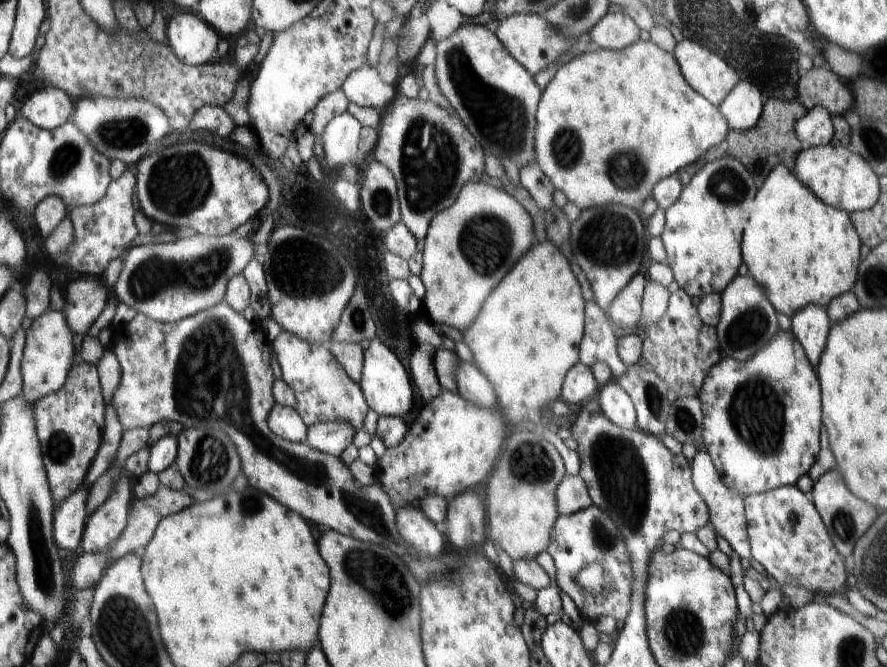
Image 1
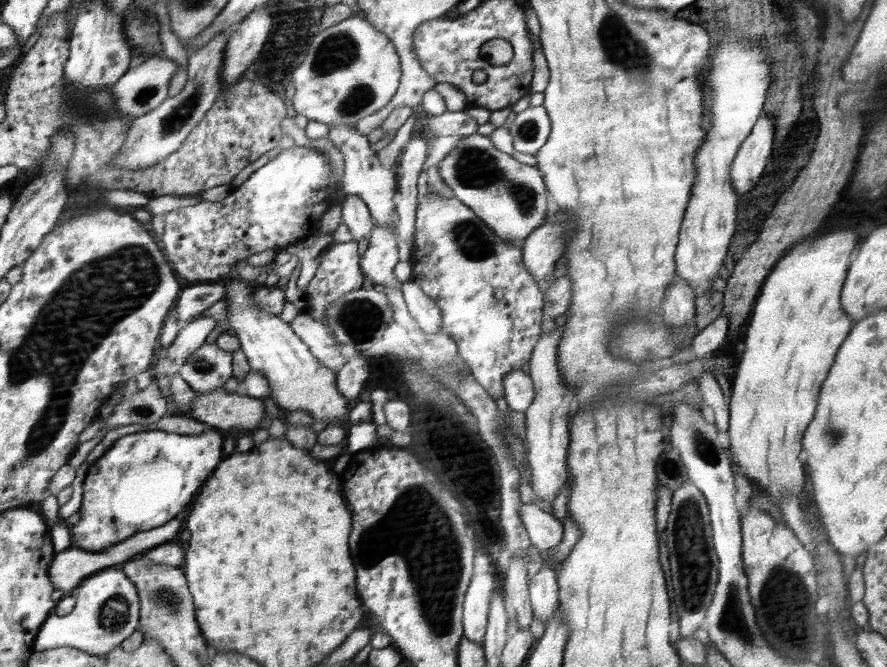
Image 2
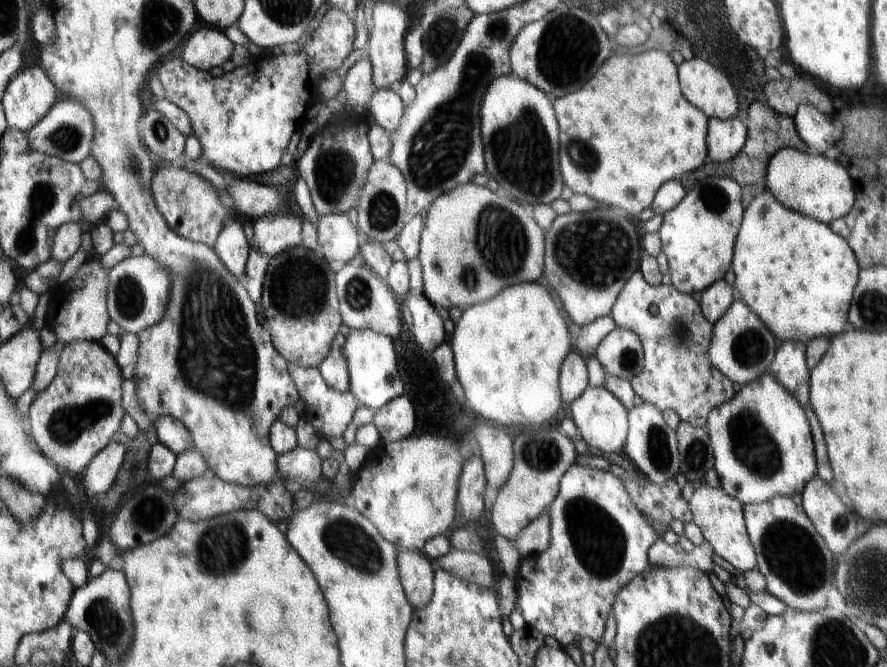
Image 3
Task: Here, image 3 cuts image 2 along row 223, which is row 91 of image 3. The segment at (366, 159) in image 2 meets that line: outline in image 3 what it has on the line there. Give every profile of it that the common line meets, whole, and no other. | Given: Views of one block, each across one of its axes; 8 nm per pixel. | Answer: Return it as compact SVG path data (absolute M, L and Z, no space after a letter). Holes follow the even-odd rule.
M390 88L378 89L369 101L372 117L376 123L389 135L398 129L405 105Z

